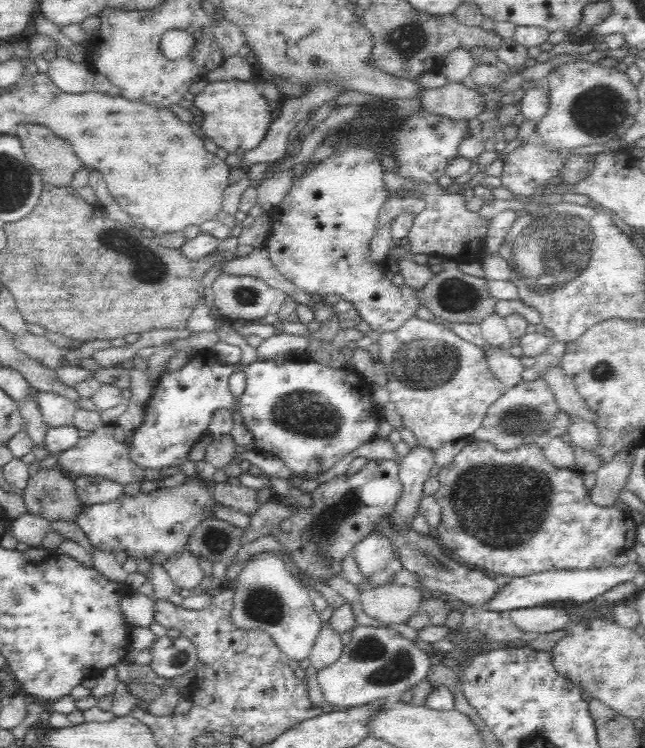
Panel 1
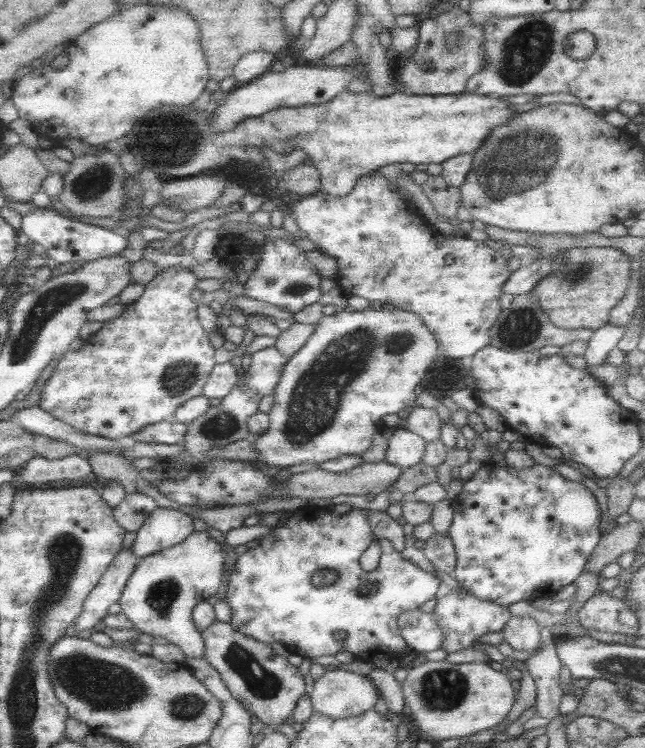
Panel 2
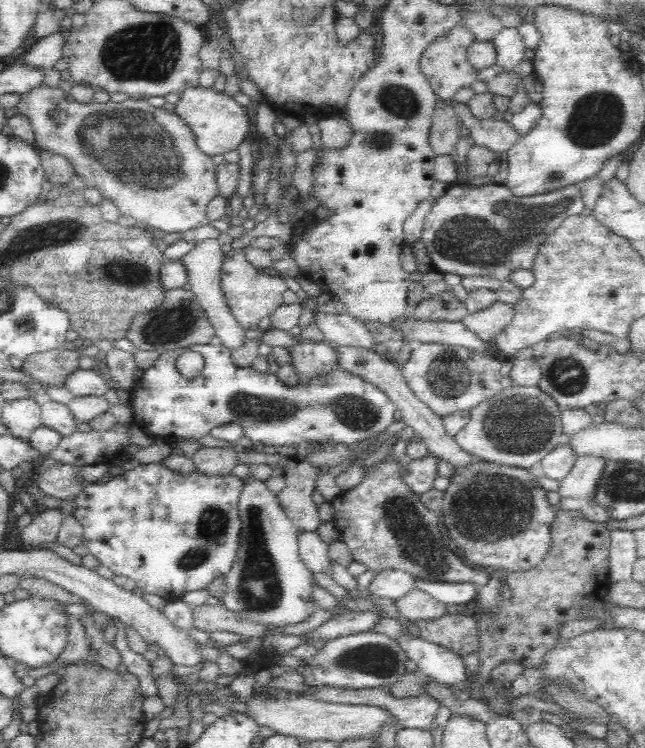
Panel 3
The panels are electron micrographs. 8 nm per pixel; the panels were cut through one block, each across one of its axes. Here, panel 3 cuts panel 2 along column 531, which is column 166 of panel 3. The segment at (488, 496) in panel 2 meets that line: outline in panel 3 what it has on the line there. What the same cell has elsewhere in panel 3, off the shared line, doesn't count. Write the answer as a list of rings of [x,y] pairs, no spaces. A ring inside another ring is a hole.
[[[142,464],[132,470],[126,471],[122,475],[112,477],[108,482],[102,484],[93,483],[88,488],[84,488],[84,492],[80,492],[76,498],[73,498],[73,507],[71,517],[78,521],[82,527],[82,543],[84,547],[99,559],[101,566],[110,568],[115,576],[123,576],[132,580],[135,587],[141,588],[145,596],[147,594],[158,595],[167,602],[180,601],[185,592],[206,589],[210,584],[210,580],[214,576],[226,576],[228,568],[236,556],[236,548],[238,548],[238,537],[241,531],[241,520],[238,512],[239,498],[244,488],[244,481],[230,475],[205,475],[198,469],[190,472],[176,472],[169,469],[164,464]]]

